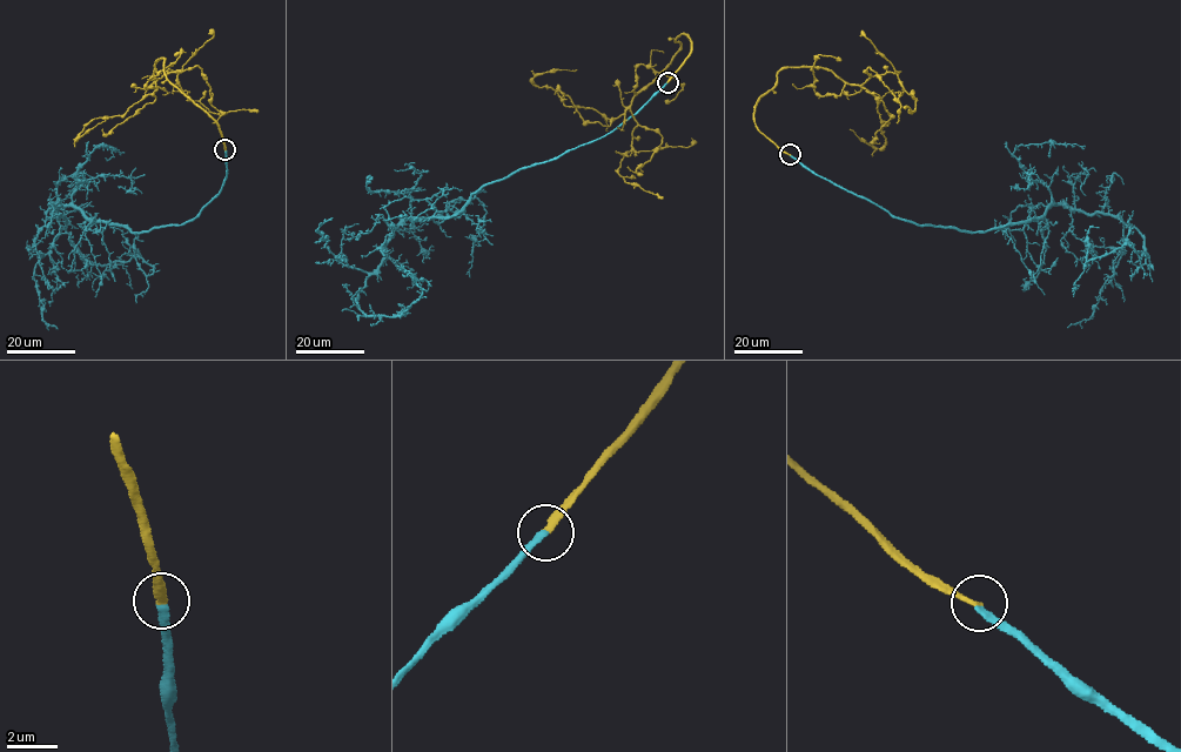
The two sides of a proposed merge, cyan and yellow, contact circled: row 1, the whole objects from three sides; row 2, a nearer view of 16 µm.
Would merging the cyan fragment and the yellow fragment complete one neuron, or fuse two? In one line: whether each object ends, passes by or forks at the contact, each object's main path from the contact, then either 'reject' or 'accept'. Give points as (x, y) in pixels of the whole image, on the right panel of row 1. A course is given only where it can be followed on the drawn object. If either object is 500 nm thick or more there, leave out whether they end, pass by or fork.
cyan ends | yellow ends | cyan via (790, 155), (917, 225), (987, 232), (1062, 206), (1133, 226), (1147, 255), (1126, 244), (1085, 266), (1099, 228) | yellow via (790, 154), (753, 115), (784, 68), (826, 68), (879, 99), (888, 122), (884, 145), (850, 129) | accept

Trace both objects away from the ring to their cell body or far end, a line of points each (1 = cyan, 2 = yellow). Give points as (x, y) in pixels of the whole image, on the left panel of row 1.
1: (225, 149), (217, 194), (182, 225), (131, 233), (56, 212), (80, 254), (138, 255), (151, 274), (138, 236)
2: (225, 149), (214, 119), (168, 82), (163, 59), (154, 92), (105, 121)

